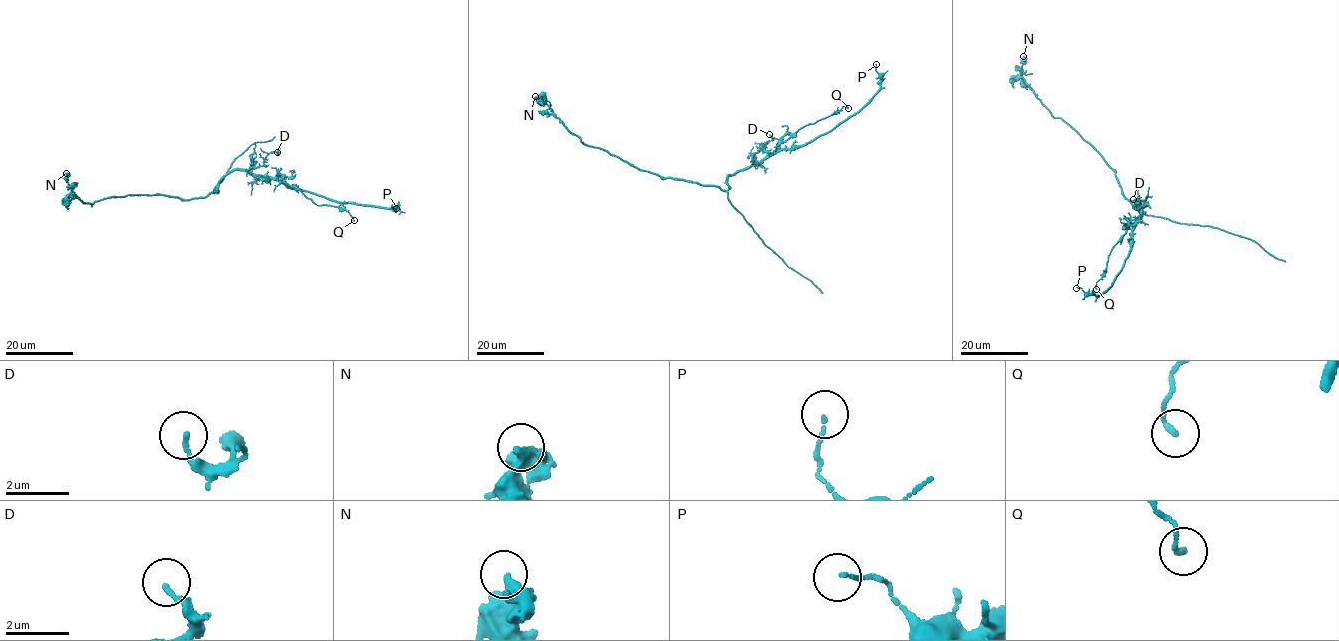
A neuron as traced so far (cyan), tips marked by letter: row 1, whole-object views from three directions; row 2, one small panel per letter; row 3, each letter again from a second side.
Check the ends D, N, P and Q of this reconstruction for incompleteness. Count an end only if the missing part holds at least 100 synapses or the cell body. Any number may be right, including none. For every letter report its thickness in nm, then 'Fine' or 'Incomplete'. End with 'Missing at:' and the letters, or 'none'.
D: Thickness 110 nm. Fine
N: Thickness 260 nm. Fine
P: Thickness 90 nm. Fine
Q: Thickness 170 nm. Fine
Missing at: none

